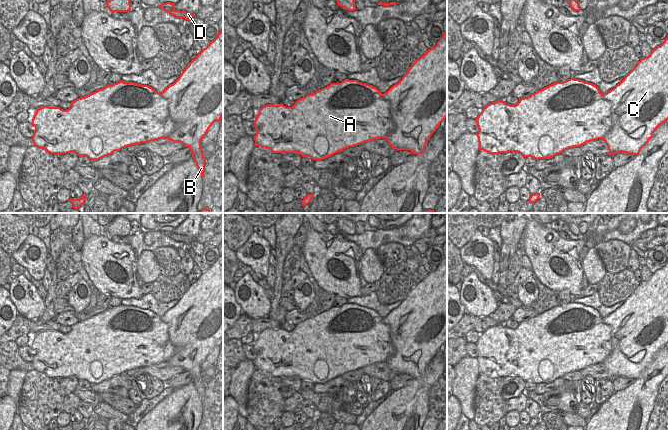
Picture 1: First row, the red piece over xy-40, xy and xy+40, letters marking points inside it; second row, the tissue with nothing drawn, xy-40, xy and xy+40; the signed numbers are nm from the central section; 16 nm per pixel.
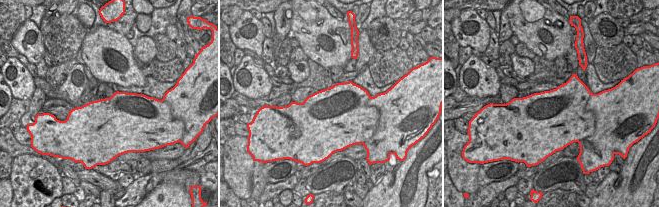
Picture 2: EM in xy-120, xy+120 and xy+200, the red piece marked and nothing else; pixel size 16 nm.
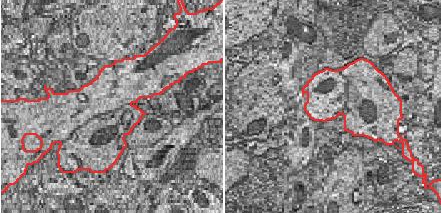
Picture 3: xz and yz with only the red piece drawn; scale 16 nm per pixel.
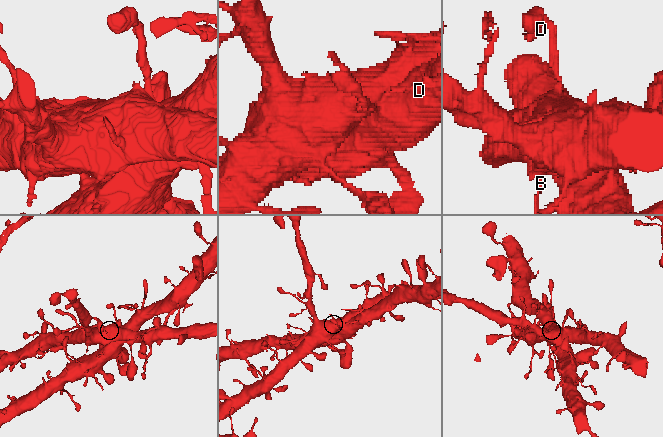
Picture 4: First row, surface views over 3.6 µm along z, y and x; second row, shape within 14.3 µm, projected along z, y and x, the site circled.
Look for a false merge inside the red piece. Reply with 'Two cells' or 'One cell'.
Two cells.

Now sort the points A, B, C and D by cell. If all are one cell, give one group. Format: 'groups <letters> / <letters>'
groups A / B C D

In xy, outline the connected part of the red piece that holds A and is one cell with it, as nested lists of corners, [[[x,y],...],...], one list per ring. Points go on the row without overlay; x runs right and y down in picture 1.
[[[345,303],[341,307],[331,307],[313,318],[297,324],[292,331],[265,329],[259,334],[254,347],[257,355],[255,370],[270,373],[273,377],[299,377],[302,381],[323,384],[344,373],[354,371],[378,362],[386,362],[395,353],[391,339],[391,327],[374,310],[357,304]]]

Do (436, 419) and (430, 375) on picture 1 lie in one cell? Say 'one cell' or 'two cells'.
two cells

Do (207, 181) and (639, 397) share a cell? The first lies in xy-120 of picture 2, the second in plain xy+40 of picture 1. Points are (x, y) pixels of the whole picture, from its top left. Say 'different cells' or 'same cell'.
different cells

